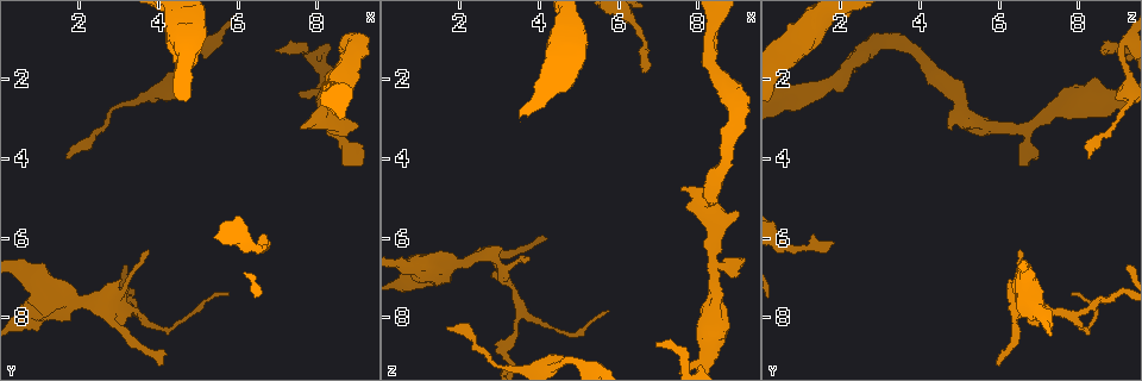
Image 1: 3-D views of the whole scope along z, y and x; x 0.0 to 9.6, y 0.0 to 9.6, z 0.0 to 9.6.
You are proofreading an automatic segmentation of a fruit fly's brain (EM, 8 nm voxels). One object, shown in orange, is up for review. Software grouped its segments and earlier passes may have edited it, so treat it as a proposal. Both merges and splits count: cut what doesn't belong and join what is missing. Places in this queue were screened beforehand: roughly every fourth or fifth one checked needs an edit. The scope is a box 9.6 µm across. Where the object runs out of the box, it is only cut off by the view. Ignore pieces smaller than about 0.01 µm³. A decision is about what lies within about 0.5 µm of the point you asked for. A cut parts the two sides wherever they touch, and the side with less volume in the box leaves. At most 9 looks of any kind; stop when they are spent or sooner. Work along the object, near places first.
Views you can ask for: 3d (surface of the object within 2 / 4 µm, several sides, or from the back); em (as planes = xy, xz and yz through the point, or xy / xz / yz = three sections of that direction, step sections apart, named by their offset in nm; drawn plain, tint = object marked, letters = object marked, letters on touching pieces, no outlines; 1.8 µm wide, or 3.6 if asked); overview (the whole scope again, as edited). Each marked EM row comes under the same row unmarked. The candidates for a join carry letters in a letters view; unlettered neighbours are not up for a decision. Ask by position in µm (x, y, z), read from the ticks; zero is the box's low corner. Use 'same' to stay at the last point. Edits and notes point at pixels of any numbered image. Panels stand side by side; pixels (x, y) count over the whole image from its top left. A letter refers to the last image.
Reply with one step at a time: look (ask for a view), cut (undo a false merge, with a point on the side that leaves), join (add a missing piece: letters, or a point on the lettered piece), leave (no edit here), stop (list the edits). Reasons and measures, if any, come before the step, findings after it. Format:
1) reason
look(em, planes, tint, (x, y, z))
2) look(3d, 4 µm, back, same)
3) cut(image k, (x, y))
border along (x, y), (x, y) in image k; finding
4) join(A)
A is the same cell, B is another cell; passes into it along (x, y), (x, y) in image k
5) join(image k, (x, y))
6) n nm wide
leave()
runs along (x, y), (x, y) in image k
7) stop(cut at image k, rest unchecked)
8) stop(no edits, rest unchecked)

thick end
look(em, planes, letters, (7.75, 3.25, 5.15))

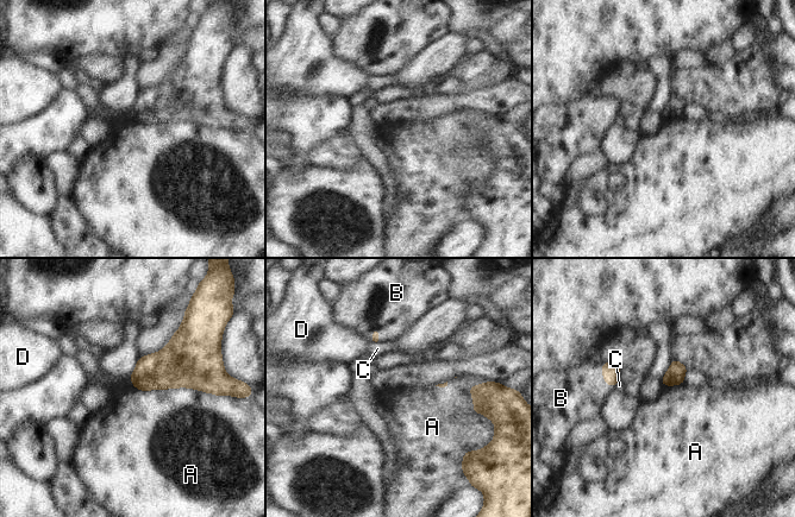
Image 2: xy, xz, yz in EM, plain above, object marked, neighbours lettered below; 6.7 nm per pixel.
join(B)
B is the same cell, A, C and D are other cells; passes into it along (611, 372), (603, 377), (576, 395) in image 2; the cell continues

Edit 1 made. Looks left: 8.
an open end
look(em, xy, step 16, letters, (4.65, 2.55, 9.10))

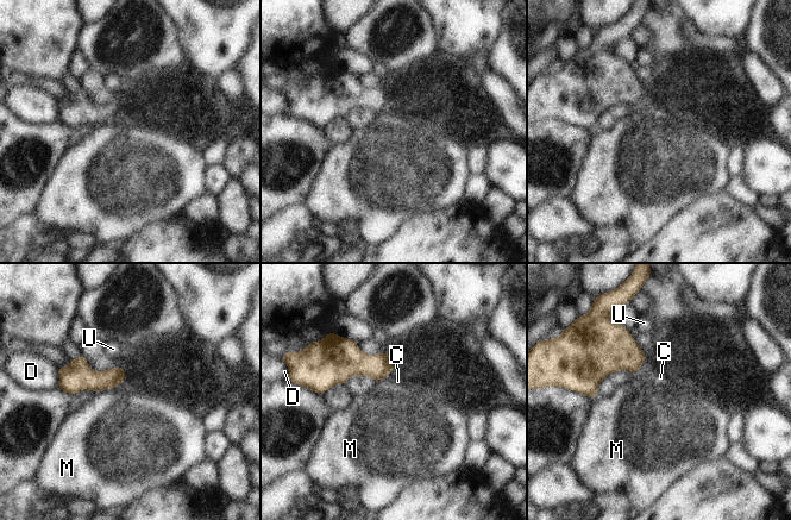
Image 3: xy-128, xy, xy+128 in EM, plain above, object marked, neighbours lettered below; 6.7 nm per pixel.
leave()
C, D, M and U are other cells; border along (391, 371), (376, 382) in image 3; none of them fits

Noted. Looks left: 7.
an open end
look(em, yz, step 8, tint, (7.00, 1.30, 8.70))

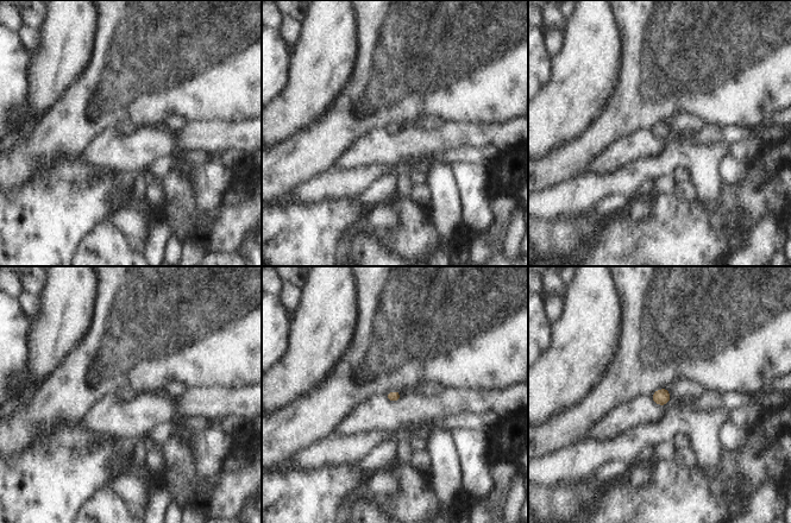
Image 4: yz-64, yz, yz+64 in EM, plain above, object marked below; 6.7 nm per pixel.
what lies round it
look(em, yz, step 8, letters, same)

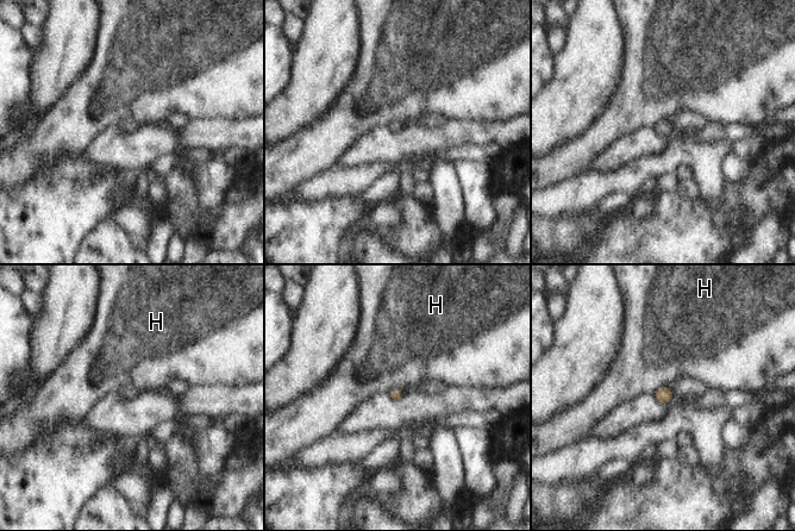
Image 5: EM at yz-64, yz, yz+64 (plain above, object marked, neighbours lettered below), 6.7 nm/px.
leave()
H is another cell; border along (671, 388), (658, 388), (652, 394) in image 5; none of them fits

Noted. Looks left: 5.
a fork
look(em, xz, step 16, tint, (0.90, 7.70, 6.90))

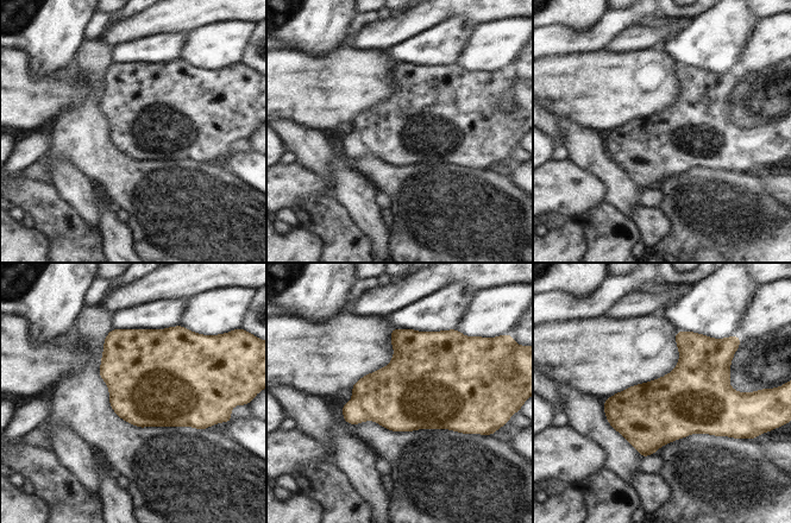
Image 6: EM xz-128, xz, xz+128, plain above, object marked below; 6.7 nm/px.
look(em, planes, letters, same)

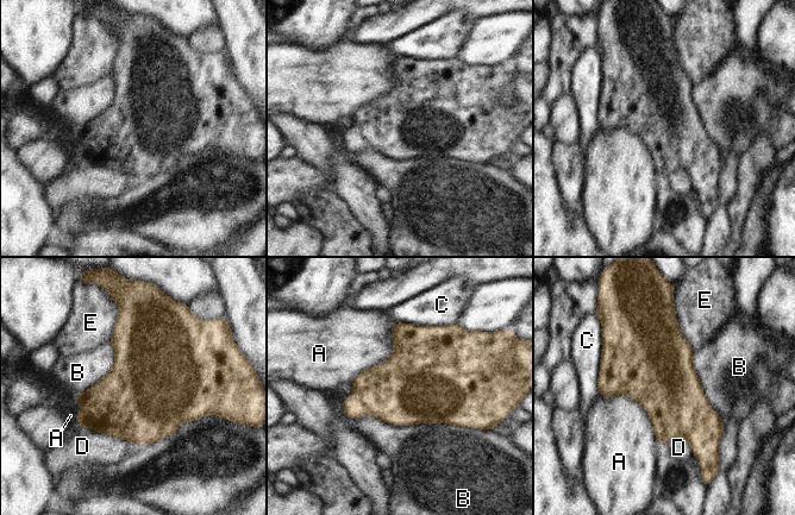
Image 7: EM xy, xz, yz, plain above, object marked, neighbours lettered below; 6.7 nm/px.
leave()
A, B, C, D and E are other cells; border along (600, 395), (633, 397), (662, 446) in image 7; all the same cell

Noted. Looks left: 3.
stop(join at image 2, rest unchecked)

